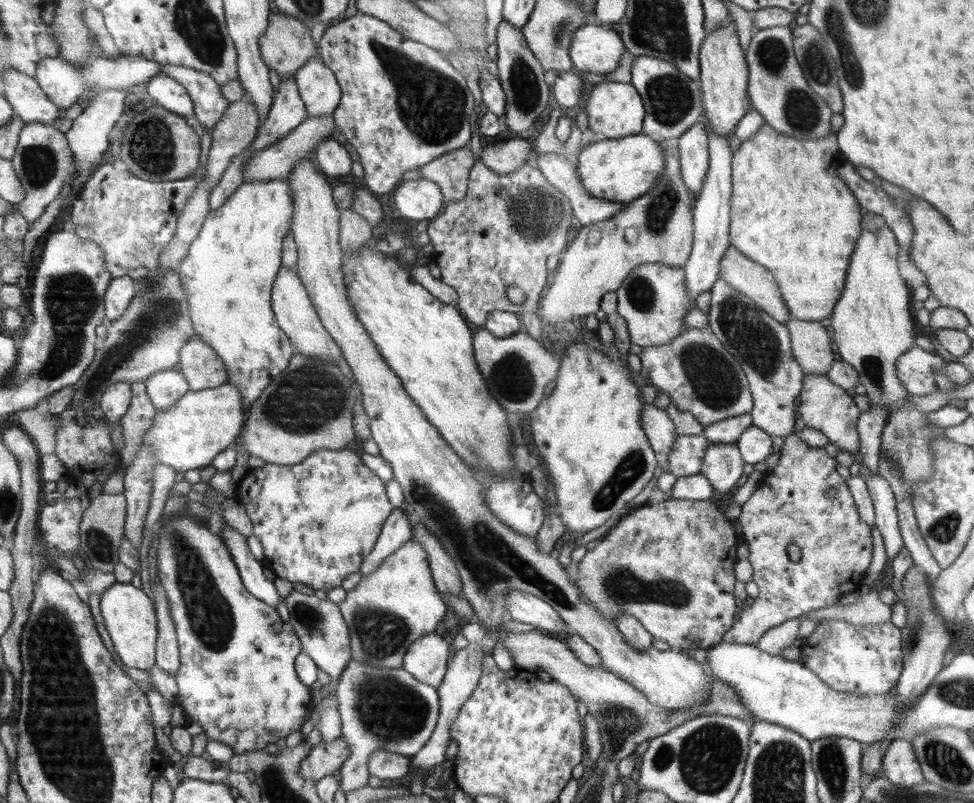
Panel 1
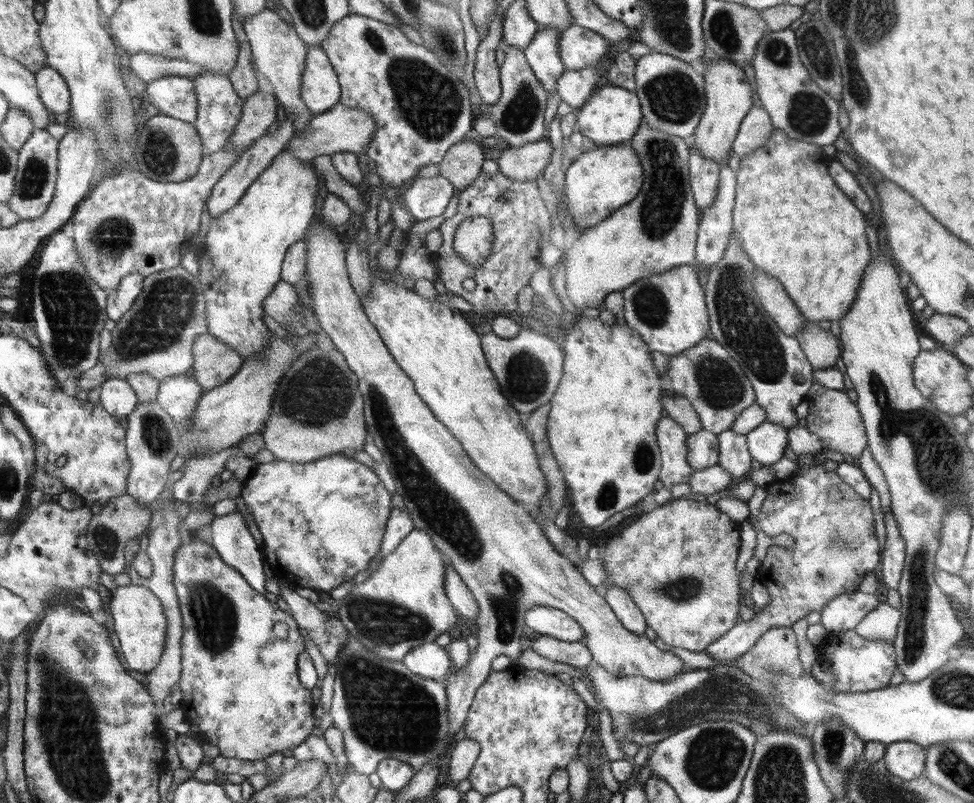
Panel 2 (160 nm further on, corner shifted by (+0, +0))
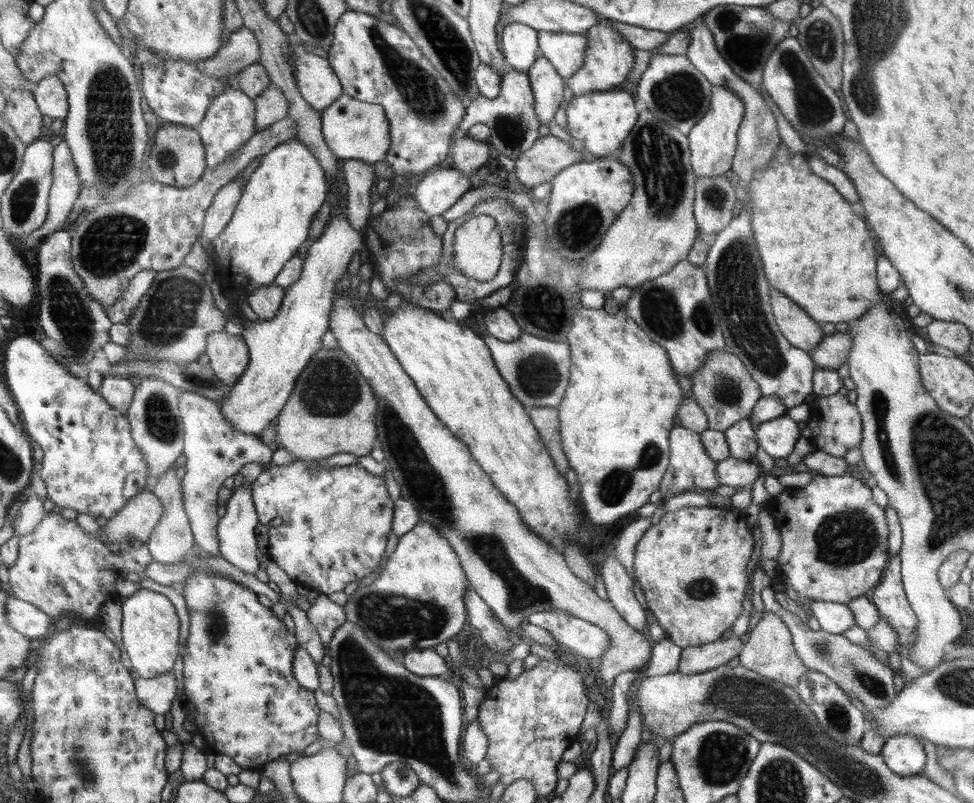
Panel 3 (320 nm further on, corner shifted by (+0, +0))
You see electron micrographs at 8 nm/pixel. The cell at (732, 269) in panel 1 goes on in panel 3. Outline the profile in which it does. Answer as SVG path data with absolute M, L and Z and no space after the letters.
M770 288L770 308L781 334L790 345L807 353L820 345L825 334L820 324L790 298Z

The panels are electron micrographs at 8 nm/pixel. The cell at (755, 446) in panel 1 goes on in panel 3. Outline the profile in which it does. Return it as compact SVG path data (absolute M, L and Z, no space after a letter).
M781 415L774 420L760 423L755 431L755 437L766 454L770 454L774 459L785 460L792 454L800 432L795 420L787 415Z

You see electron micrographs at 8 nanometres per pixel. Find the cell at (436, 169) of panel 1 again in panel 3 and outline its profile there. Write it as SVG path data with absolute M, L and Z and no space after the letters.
M459 135L452 147L454 162L451 168L471 177L494 155L488 140L478 141L466 135Z

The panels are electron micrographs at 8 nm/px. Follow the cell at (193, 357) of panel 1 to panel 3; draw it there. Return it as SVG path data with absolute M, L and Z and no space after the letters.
M224 331L208 335L205 353L217 380L231 387L238 382L249 363L249 350L243 338Z

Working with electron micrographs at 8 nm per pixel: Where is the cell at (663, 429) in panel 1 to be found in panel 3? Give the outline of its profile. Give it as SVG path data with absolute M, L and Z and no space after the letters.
M676 424L669 434L669 453L669 467L666 469L659 486L661 494L666 494L666 492L680 494L690 491L712 492L713 488L719 486L716 472L717 463L712 460L704 448L701 434Z

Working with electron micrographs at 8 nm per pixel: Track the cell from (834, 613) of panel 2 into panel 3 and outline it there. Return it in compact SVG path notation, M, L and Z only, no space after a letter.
M811 600L808 607L809 613L818 619L821 629L830 634L843 634L857 625L847 604Z

